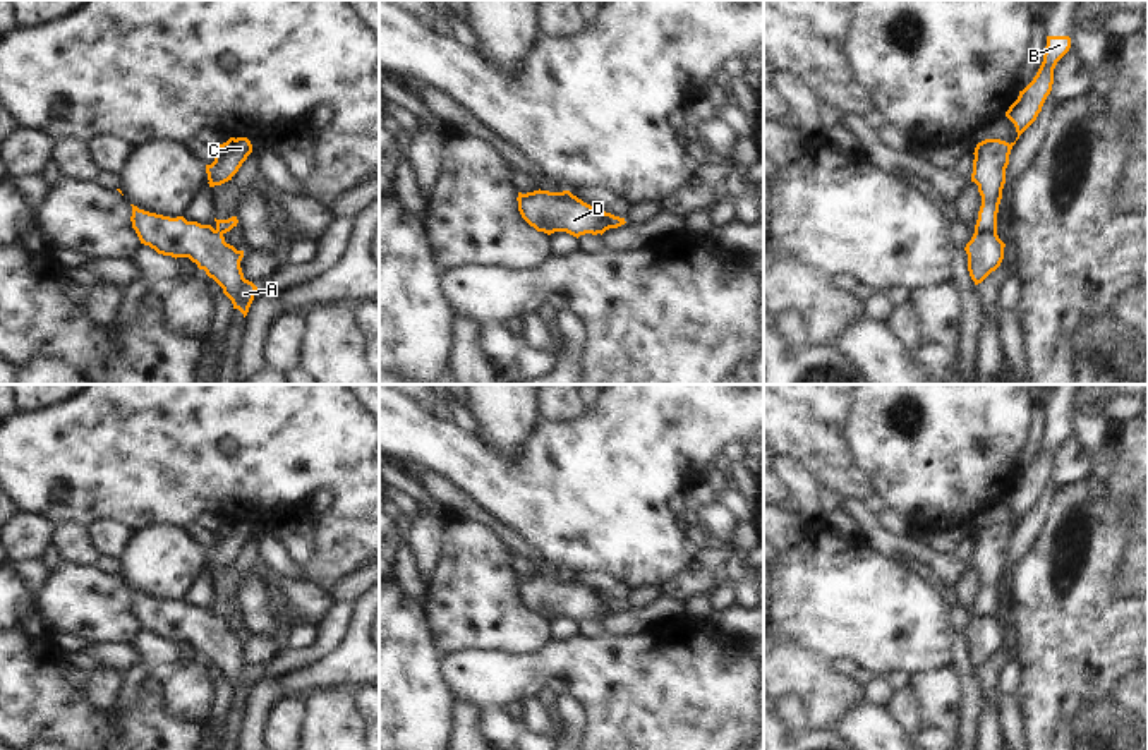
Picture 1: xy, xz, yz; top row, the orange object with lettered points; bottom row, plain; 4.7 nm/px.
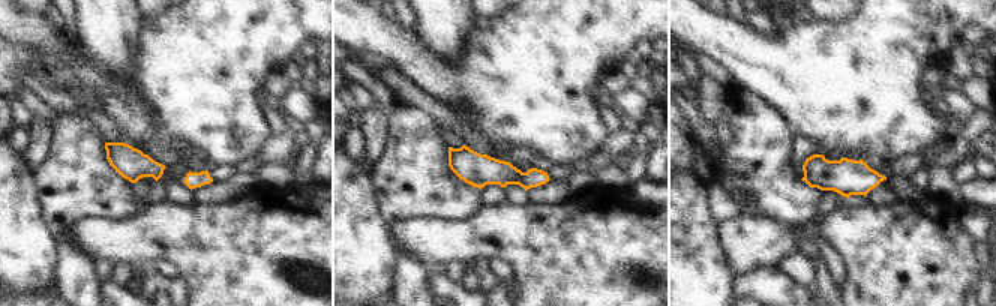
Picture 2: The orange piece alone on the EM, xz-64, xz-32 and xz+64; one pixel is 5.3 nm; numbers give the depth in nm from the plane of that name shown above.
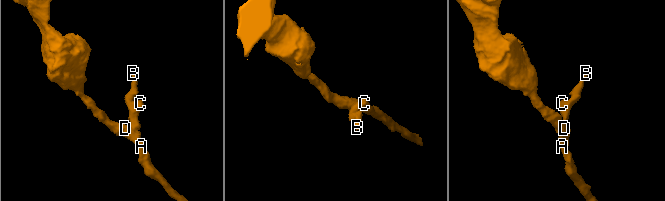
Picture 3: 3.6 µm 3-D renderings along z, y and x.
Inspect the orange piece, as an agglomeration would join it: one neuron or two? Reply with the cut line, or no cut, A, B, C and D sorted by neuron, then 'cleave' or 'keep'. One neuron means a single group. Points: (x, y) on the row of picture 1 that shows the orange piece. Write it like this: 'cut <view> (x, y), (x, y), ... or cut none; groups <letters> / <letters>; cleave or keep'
cut yz (975, 230), (996, 232); groups A D / B C; cleave

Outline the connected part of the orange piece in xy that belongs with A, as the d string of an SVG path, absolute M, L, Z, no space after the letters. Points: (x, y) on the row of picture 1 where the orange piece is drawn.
M132 206L132 228L141 244L158 254L189 257L213 278L244 318L254 300L257 287L244 278L240 261L244 251L225 242L225 237L211 225L187 221L184 216L170 218Z

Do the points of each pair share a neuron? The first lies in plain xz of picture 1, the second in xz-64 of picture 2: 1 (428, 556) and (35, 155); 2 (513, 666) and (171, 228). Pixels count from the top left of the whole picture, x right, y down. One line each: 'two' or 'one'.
1: one
2: one

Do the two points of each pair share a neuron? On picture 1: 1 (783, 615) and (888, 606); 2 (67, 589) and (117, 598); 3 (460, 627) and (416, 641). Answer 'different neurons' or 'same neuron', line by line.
1: same neuron
2: same neuron
3: different neurons

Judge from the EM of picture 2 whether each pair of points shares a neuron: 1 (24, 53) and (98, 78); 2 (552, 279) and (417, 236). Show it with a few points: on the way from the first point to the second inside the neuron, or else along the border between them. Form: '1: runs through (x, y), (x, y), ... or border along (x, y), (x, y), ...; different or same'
1: border along (15, 41), (30, 44), (36, 50); different
2: runs through (519, 246), (506, 233), (450, 236); same

